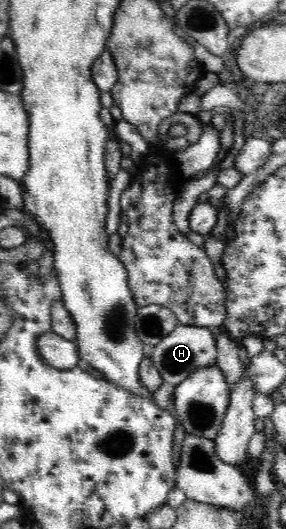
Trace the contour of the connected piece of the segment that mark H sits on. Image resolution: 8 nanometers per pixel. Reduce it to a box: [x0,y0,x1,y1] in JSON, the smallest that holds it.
[151,325,218,386]

